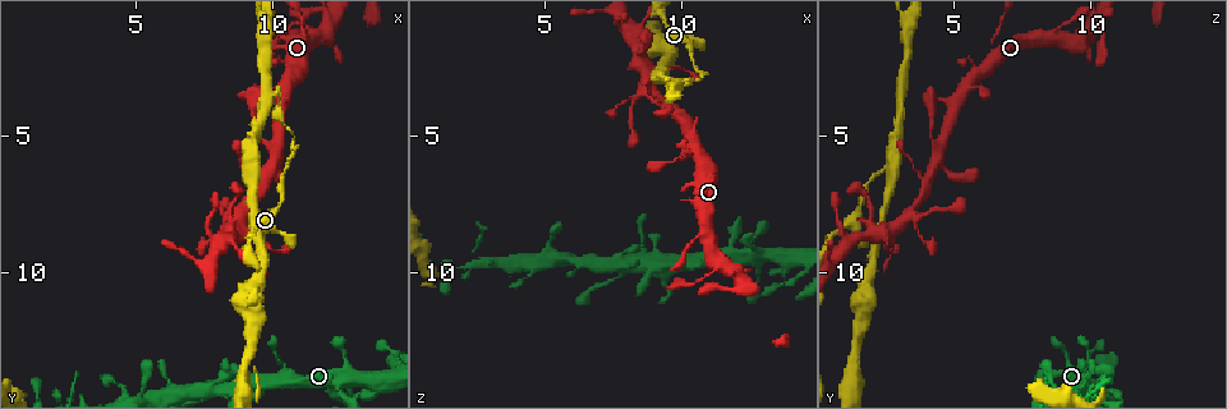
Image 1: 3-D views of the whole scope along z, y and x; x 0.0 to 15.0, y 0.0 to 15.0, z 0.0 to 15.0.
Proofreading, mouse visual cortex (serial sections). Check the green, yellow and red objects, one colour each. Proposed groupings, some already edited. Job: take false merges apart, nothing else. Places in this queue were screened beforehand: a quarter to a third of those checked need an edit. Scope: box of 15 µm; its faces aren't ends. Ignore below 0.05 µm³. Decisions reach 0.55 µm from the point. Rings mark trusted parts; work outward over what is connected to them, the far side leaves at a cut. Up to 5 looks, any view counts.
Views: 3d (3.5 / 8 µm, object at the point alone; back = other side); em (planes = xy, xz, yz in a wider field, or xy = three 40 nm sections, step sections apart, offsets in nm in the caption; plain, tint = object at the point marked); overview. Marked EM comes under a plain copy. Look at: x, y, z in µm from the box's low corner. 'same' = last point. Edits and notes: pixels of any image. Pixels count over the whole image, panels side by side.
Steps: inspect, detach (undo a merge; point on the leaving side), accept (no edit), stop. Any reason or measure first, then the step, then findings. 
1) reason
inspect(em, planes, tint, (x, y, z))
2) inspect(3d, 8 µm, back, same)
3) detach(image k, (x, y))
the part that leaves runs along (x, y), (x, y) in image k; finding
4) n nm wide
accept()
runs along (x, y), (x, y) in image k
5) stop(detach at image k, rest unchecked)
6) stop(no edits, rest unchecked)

looks like a crossing
inspect(3d, 3.5 µm, (12.8, 13.8, 9.4))

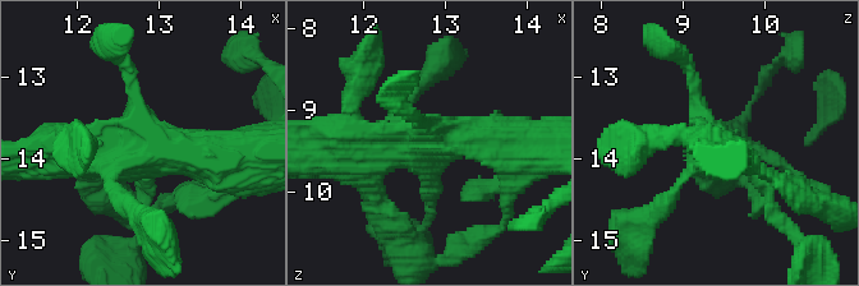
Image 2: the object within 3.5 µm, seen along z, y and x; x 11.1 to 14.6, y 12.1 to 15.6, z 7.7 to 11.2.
shape alone is not enough
inspect(em, xy, step 2, tint, (12.75, 13.70, 9.30))

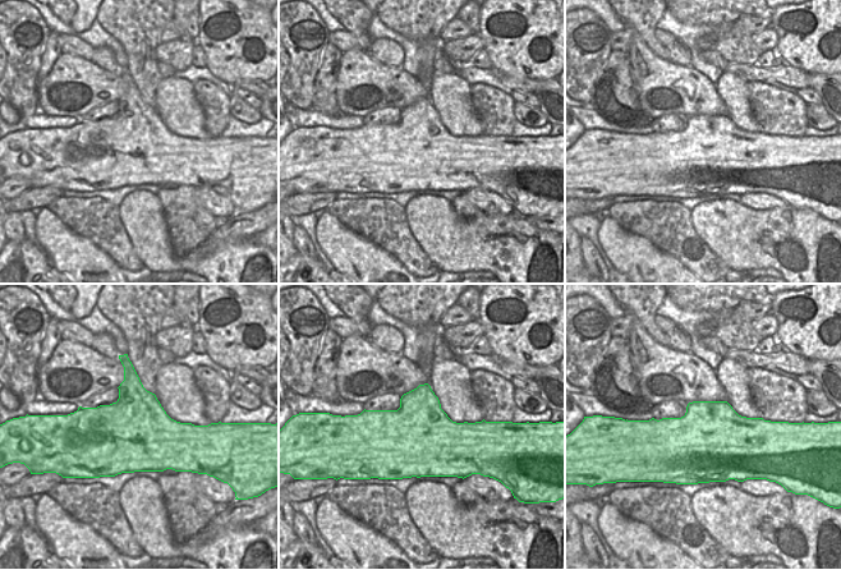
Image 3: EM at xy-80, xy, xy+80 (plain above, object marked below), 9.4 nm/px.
inspect(em, xy, step 1, tint, same)

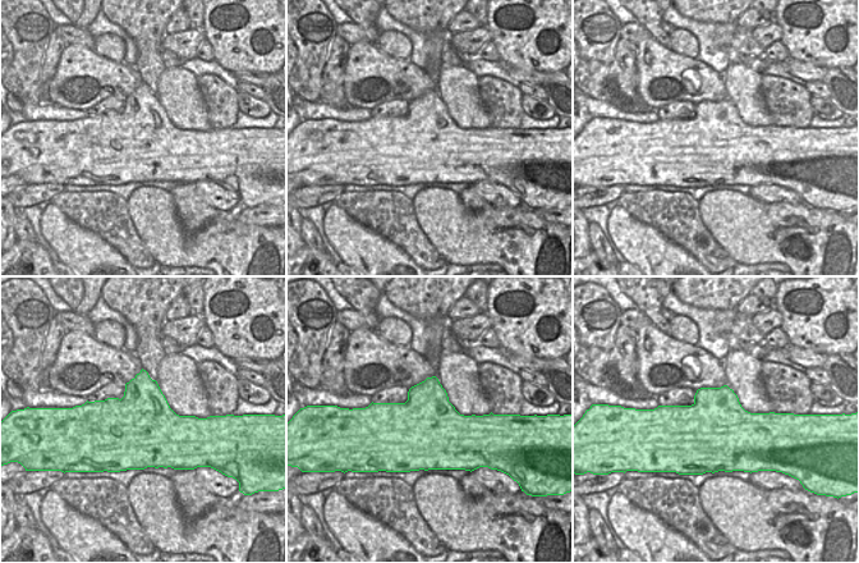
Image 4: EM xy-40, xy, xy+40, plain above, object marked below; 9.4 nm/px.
700 nm wide
accept()
runs along (51, 143), (64, 155), (212, 155) in image 2; one cell here

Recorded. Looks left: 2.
two arms in line, one across
inspect(3d, 8 µm, (8.0, 14.3, 9.8))

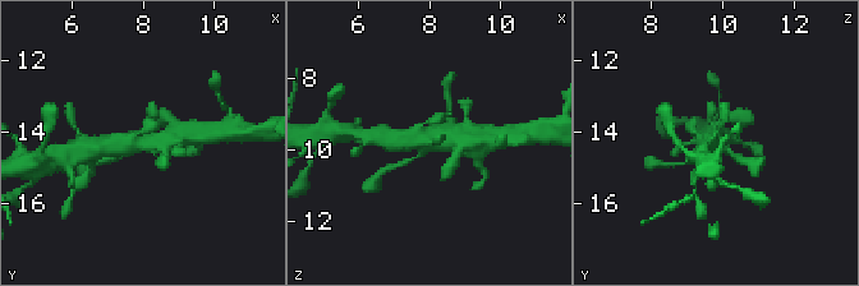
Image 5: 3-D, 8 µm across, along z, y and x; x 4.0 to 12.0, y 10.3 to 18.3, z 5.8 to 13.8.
now the EM
inspect(em, planes, tint, (8.0, 14.2, 9.7))

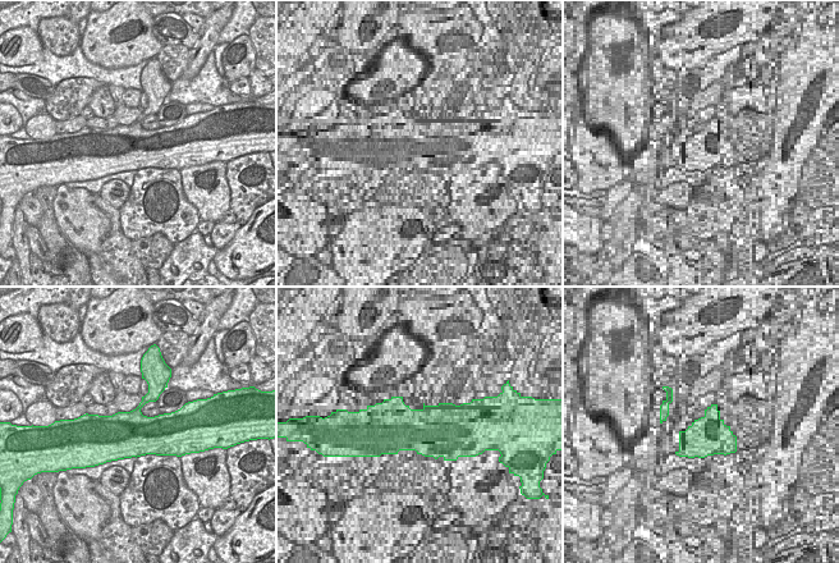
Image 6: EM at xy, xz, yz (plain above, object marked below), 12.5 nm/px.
accept()
runs along (180, 135), (156, 142), (106, 146) in image 5; all the same cell

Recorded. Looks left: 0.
stop(no edits, rest unchecked)

